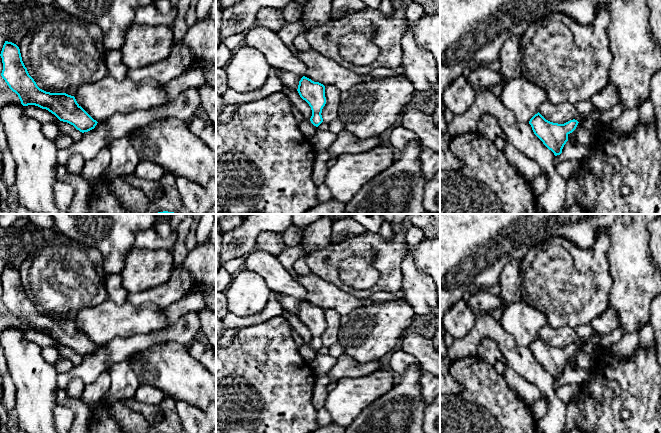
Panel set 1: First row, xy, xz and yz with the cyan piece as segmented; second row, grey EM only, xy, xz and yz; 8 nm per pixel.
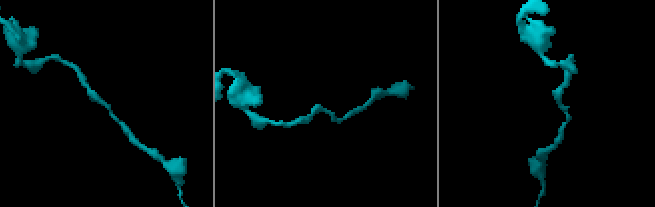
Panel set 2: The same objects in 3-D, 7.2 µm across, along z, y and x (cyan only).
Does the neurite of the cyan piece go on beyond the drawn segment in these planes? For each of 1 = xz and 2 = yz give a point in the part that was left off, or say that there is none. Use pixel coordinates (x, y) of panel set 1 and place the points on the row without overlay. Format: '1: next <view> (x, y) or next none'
1: next none
2: next none

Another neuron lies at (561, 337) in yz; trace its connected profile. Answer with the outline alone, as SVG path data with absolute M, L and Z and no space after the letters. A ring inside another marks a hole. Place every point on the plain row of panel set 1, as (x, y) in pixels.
M550 325L544 326L539 333L539 337L548 345L564 348L570 344L579 344L580 339L574 329L569 326L553 328Z

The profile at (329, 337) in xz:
M333 309L325 310L326 328L322 333L323 346L329 348L339 342L337 333L340 327L341 315Z

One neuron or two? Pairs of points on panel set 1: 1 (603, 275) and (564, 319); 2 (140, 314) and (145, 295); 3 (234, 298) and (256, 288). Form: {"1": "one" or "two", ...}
{"1": "one", "2": "two", "3": "one"}

